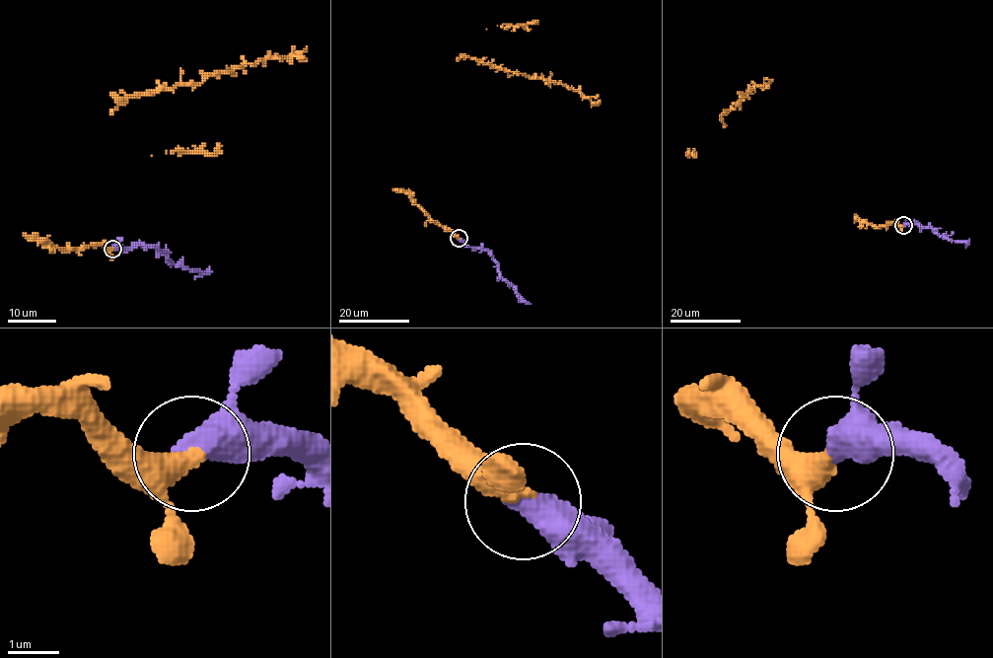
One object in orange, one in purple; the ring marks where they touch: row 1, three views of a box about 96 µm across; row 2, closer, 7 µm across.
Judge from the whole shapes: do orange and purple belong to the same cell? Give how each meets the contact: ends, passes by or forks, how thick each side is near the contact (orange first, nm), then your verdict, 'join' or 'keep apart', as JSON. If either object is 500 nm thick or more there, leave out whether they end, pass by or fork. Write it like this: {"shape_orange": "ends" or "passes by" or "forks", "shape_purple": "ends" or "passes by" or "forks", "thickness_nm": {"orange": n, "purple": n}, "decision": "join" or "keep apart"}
{"thickness_nm": {"orange": 320, "purple": 600}, "decision": "join"}

